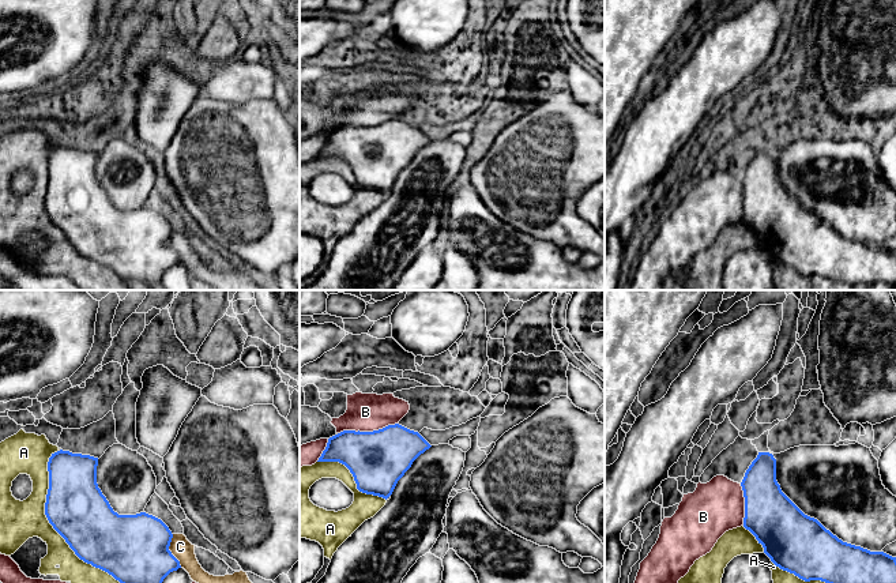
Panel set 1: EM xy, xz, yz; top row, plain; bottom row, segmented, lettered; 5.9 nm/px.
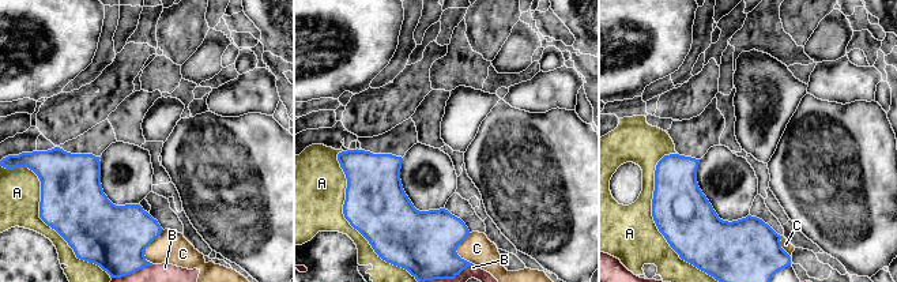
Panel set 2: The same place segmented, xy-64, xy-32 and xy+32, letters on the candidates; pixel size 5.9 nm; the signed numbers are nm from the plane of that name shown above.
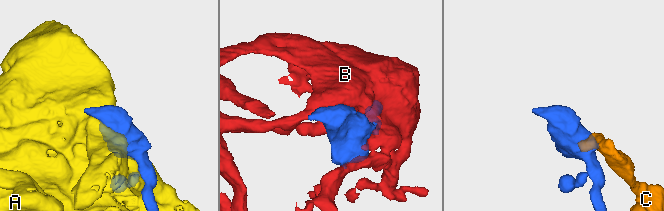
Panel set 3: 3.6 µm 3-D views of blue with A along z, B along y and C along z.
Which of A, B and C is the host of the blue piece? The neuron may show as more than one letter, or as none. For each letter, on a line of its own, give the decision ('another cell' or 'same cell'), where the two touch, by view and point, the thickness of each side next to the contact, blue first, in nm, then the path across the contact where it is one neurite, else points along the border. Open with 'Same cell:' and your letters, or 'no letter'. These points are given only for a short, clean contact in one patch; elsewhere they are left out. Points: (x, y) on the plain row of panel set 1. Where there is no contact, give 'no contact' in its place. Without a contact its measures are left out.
Same cell: no letter
A: another cell | xy (53, 222) | 360/240 nm
B: another cell | xz (368, 127) | 340/220 nm
C: another cell | xy (169, 245) | 400/120 nm | along xy (172, 229), (169, 245), (181, 262)

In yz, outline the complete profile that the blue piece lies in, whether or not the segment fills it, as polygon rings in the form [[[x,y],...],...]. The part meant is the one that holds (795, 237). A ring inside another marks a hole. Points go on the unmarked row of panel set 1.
[[[855,138],[848,140],[799,140],[780,148],[758,147],[752,157],[741,177],[745,192],[743,222],[749,225],[758,238],[763,240],[764,248],[771,256],[783,266],[794,268],[805,277],[821,275],[832,281],[844,283],[876,283],[886,282],[896,286],[896,252],[882,247],[882,244],[896,236],[896,191],[893,191],[881,176],[878,155],[873,151],[870,143]]]

